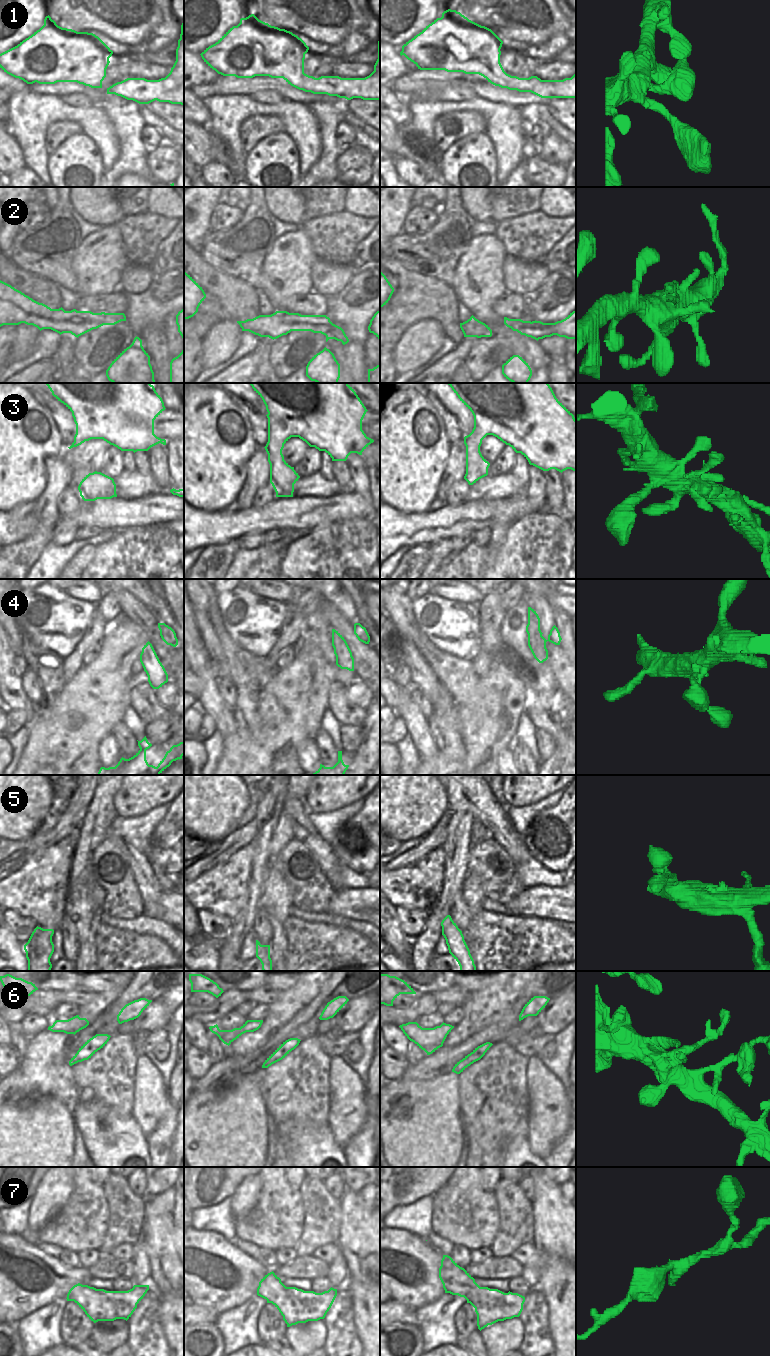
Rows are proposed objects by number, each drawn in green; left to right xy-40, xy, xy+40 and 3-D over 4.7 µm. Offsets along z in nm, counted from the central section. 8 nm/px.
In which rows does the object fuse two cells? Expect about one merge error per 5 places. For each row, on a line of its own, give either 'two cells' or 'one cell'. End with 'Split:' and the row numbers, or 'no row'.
1: one cell
2: two cells
3: one cell
4: one cell
5: one cell
6: one cell
7: one cell
Split: 2

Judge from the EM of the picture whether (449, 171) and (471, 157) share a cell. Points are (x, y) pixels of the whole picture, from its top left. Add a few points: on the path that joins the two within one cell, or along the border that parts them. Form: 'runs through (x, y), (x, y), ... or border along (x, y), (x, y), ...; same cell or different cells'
runs through (454, 171), (466, 162); same cell

